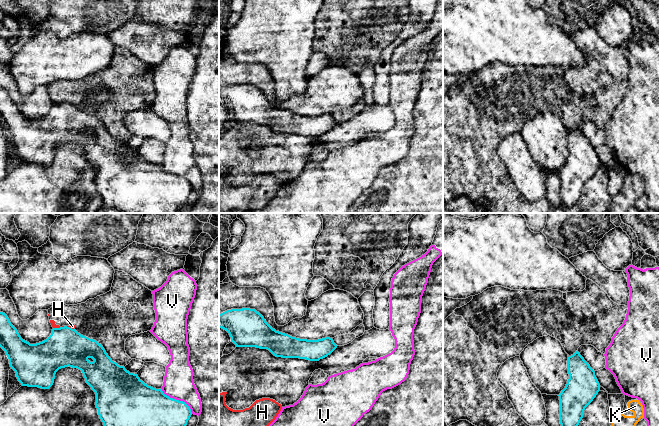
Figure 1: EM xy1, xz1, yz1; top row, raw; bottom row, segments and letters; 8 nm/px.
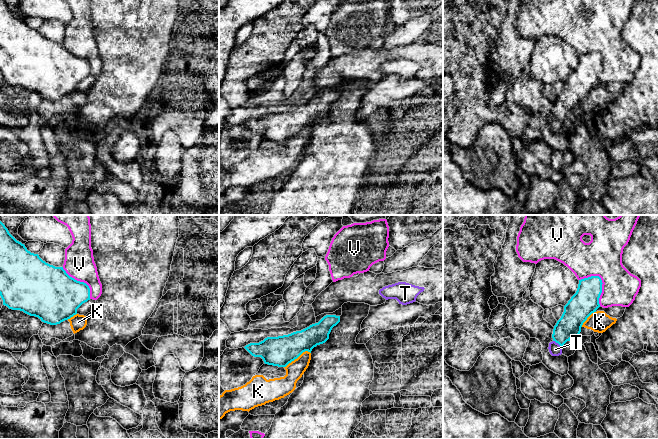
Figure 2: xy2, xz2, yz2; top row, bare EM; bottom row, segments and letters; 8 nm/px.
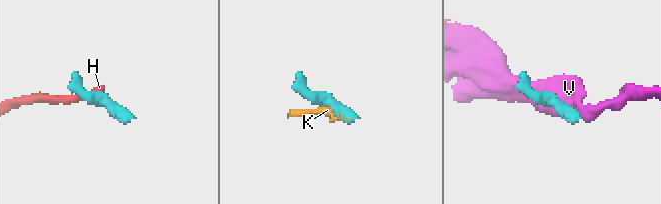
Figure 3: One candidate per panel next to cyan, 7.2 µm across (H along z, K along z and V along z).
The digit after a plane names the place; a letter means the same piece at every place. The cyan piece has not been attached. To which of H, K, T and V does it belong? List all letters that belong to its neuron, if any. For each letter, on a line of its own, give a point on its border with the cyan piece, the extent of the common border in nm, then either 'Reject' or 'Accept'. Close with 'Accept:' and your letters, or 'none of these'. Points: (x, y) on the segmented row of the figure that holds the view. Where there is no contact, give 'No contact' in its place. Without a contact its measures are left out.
H: Touches cyan at xy1 (69, 327). Shared border 70 nm. Reject
K: Touches cyan at xz2 (297, 357). Shared border 240 nm. Reject
T: Touches cyan at yz2 (557, 342). Shared border 90 nm. Accept
V: Touches cyan at yz2 (601, 281). Shared border 280 nm. Reject
Accept: T

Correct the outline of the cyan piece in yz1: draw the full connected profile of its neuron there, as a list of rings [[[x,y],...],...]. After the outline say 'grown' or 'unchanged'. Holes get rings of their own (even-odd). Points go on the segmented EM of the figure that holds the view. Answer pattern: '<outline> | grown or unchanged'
[[[578,351],[568,357],[567,368],[569,379],[558,395],[560,424],[561,426],[578,426],[585,408],[600,391],[600,384],[595,371]]] | unchanged

